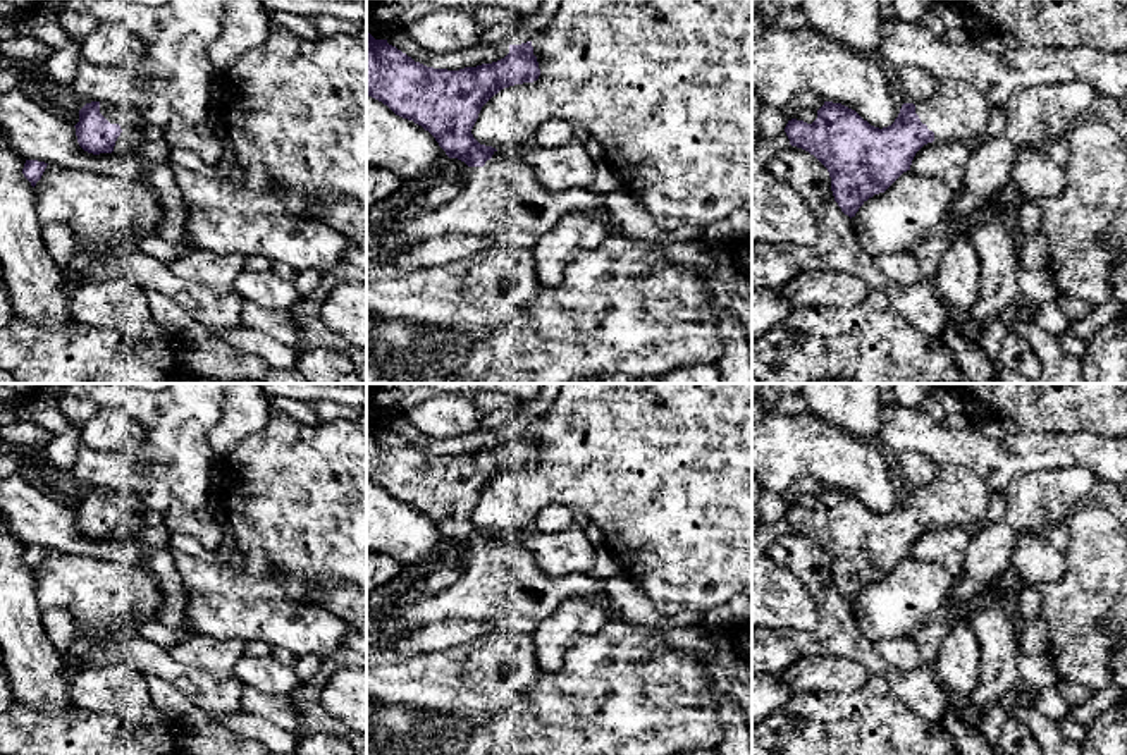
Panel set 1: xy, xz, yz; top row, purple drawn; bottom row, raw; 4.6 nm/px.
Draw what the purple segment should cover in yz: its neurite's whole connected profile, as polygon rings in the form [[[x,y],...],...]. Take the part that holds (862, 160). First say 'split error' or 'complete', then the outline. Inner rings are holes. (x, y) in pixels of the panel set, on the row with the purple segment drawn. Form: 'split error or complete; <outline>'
split error; [[[941,81],[931,98],[903,103],[895,122],[883,129],[871,126],[841,103],[824,101],[812,124],[791,119],[785,132],[791,146],[809,151],[828,169],[834,201],[852,218],[869,198],[884,193],[903,172],[910,170],[915,153],[924,144],[981,141],[993,107],[991,100],[974,86],[964,81]]]

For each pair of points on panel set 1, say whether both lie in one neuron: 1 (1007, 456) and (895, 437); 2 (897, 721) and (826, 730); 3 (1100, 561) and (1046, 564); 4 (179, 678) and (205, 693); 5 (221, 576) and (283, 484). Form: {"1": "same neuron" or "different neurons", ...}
{"1": "same neuron", "2": "same neuron", "3": "different neurons", "4": "same neuron", "5": "same neuron"}

